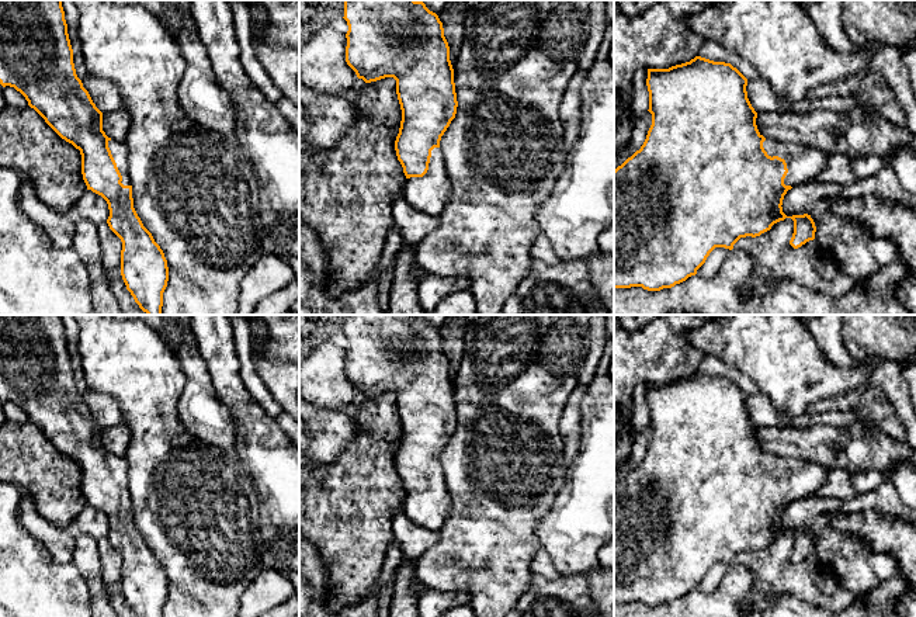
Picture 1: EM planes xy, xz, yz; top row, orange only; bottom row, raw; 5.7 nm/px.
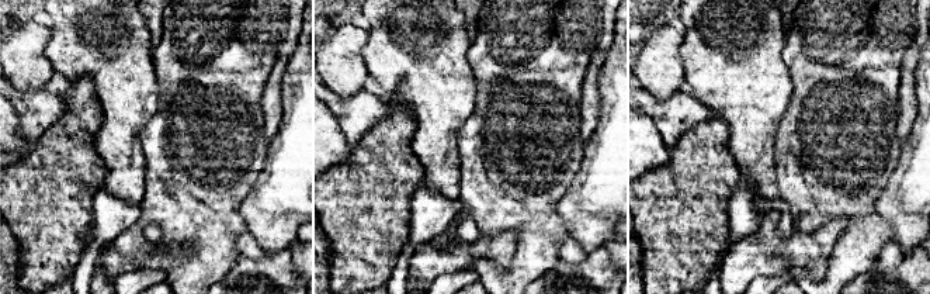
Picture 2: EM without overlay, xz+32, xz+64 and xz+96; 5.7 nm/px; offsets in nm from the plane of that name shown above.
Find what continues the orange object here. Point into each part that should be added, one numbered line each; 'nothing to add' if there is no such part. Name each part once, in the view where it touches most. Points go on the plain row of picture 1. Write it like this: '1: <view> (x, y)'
1: yz (804, 478)

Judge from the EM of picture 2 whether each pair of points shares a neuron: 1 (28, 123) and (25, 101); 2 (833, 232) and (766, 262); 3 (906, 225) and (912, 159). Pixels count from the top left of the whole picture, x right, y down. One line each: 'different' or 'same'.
1: same
2: same
3: same

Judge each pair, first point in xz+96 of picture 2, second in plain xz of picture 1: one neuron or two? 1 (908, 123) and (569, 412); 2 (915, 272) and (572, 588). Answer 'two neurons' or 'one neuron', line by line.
1: one neuron
2: one neuron

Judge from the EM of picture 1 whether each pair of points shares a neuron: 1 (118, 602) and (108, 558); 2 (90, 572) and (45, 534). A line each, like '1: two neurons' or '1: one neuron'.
1: one neuron
2: two neurons

